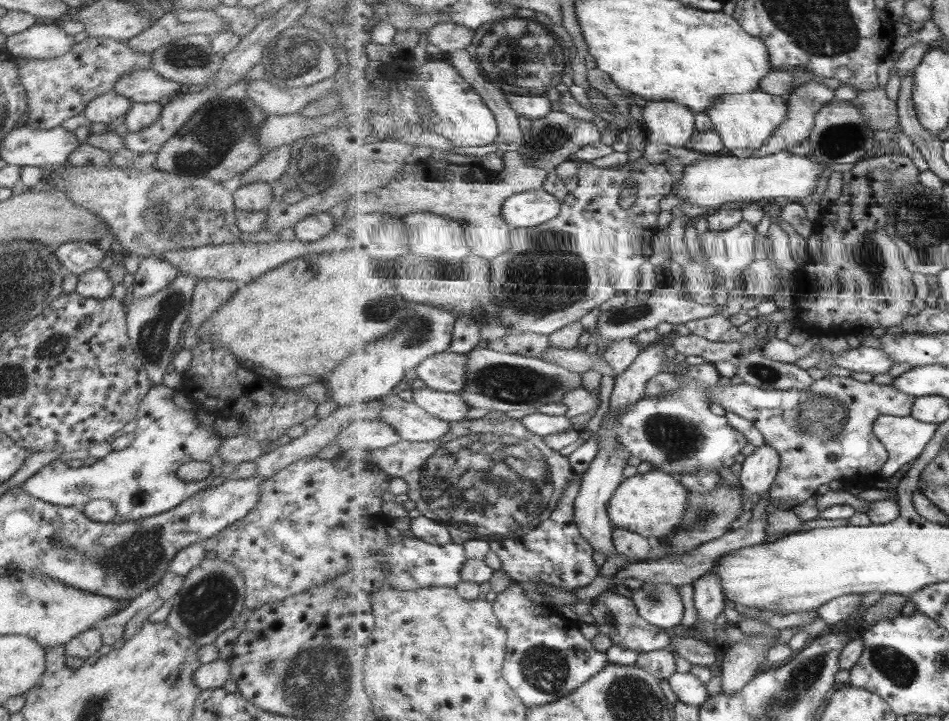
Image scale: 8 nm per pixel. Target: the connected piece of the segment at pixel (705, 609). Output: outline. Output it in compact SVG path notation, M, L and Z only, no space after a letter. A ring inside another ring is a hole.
M710 571L704 574L694 582L695 592L695 608L697 608L698 616L707 622L713 622L723 608L729 604L725 603L725 591L722 585L721 577L717 572Z

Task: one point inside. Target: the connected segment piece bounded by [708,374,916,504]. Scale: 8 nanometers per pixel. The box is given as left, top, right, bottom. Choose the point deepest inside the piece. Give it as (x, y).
(825, 434)

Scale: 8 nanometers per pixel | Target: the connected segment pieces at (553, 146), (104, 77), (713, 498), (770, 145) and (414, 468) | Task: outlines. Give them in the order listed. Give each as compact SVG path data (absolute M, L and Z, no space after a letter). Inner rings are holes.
M551 111L543 118L531 120L530 127L524 130L522 148L518 149L523 154L527 163L545 170L547 173L555 172L555 168L561 162L574 159L574 155L585 147L581 146L581 122L585 120L575 119L562 111Z
M87 37L71 45L71 48L61 56L52 59L25 59L21 62L15 58L19 82L25 89L27 125L33 130L53 129L70 116L79 114L84 106L98 94L112 90L118 76L130 70L151 69L150 54L141 54L124 45L124 41L111 38Z
M724 479L712 493L689 491L688 505L686 506L684 517L681 519L680 524L676 526L676 532L668 534L666 539L657 539L659 543L666 546L664 556L689 554L694 548L724 537L725 534L733 530L731 527L733 522L743 514L743 498L746 493L740 480L738 487L727 484Z
M810 80L797 87L787 100L788 117L767 144L755 150L751 158L789 151L808 140L815 127L817 113L832 100L833 90L825 84Z
M493 410L482 418L453 422L451 428L439 440L409 442L401 439L393 446L363 455L391 477L407 482L408 496L416 503L420 514L448 527L455 543L465 544L469 539L491 542L519 535L513 534L513 530L532 531L551 516L570 482L582 478L582 471L573 465L570 456L561 456L544 441L544 437L533 434L521 419L513 420L506 412Z

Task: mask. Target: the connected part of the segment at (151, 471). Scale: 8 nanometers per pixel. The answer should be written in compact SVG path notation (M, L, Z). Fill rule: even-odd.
M163 383L151 385L147 394L141 399L137 410L136 426L134 429L134 439L126 448L119 451L110 451L102 459L97 459L94 463L81 467L72 468L67 464L52 460L44 465L39 471L27 478L21 488L31 497L38 498L43 502L48 502L57 506L80 507L90 500L107 499L115 506L115 514L125 518L125 520L139 520L147 518L161 512L165 512L180 502L193 496L196 492L206 488L209 481L220 476L221 467L224 460L216 453L221 444L222 437L215 431L200 425L197 422L194 411L181 410L171 400L174 390L163 385ZM192 460L208 462L212 472L203 481L185 482L176 475L176 470L186 462ZM81 486L89 486L85 492L81 492Z

